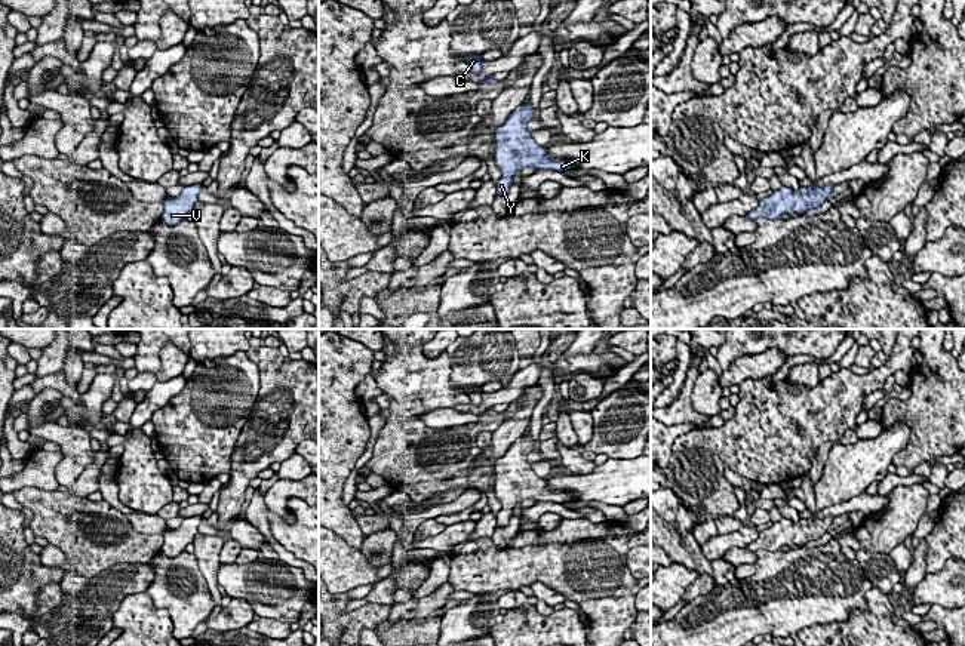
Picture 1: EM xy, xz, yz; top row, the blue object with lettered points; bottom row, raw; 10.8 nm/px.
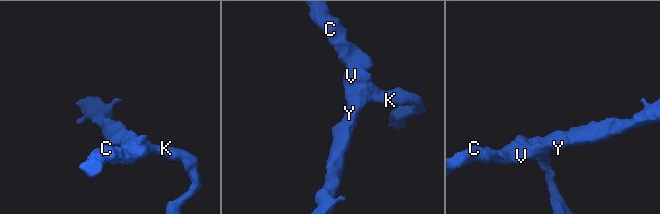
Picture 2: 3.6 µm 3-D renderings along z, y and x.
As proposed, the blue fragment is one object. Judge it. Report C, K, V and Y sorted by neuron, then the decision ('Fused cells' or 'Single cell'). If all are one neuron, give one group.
Groups: C K V Y. Single cell

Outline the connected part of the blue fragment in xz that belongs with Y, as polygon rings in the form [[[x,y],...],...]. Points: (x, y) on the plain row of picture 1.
[[[531,436],[520,437],[495,462],[495,496],[503,504],[495,527],[505,527],[514,507],[525,499],[563,504],[575,498],[572,493],[550,490],[547,480],[534,473],[526,458],[535,447]]]

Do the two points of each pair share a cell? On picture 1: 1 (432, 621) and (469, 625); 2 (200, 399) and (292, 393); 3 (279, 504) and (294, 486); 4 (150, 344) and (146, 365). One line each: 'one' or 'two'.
1: two
2: two
3: one
4: one

